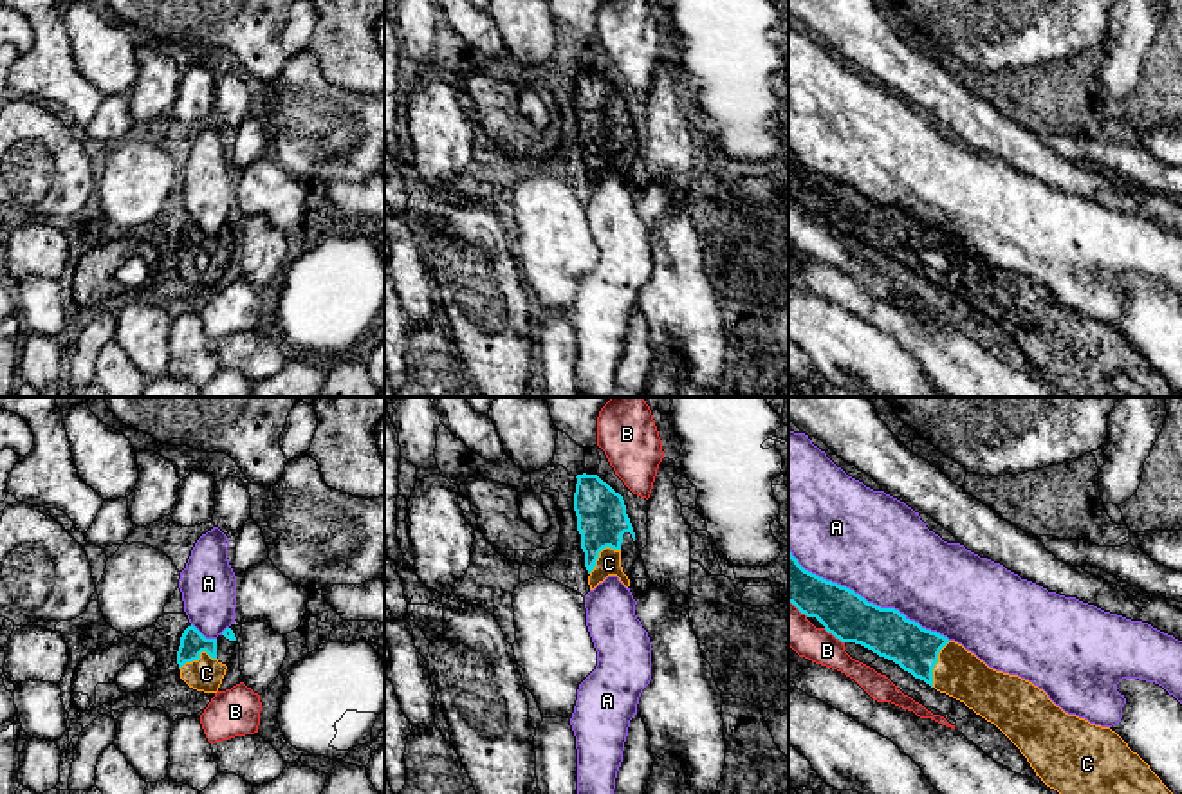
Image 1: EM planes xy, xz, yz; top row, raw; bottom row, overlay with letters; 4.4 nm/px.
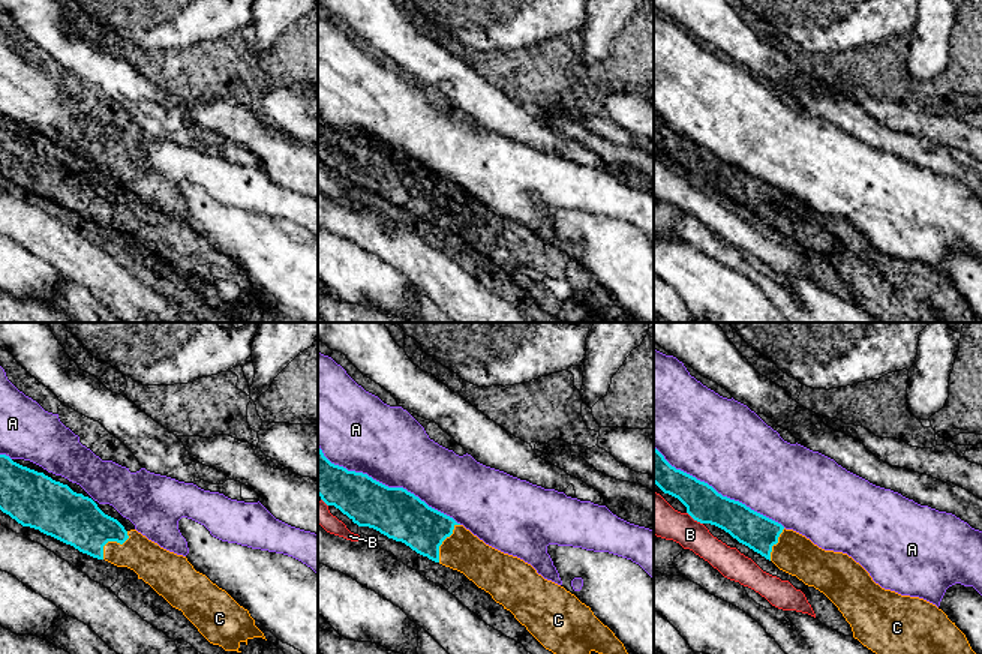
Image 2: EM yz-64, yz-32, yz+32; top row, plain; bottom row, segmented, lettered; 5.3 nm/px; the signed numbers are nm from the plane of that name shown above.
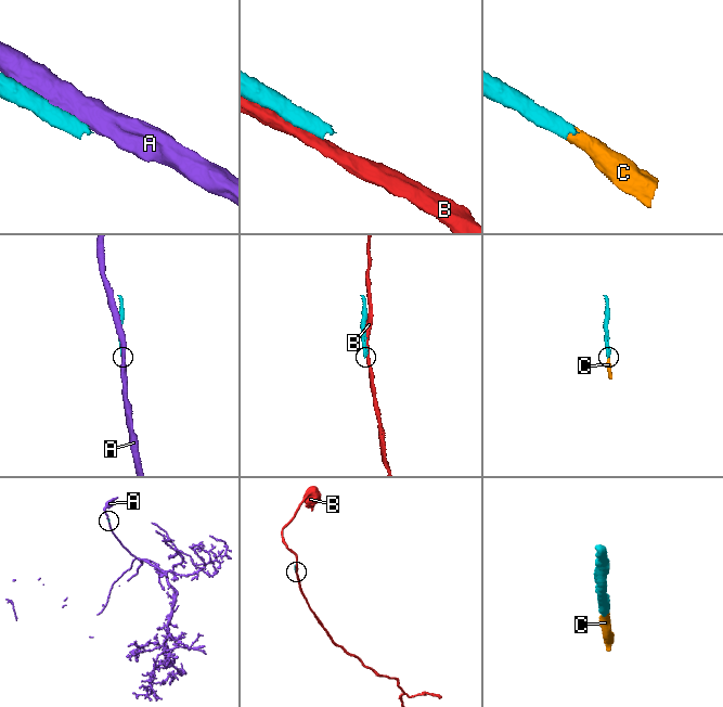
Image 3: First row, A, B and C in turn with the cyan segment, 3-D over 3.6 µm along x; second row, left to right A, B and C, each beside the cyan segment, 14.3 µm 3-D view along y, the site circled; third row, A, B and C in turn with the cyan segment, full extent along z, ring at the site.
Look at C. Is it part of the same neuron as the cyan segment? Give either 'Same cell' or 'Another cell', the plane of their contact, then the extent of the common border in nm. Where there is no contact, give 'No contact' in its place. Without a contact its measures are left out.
Same cell. Touches cyan in yz. Shared border 220 nm

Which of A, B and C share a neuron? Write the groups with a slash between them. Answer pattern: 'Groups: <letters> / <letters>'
Groups: A / B / C

